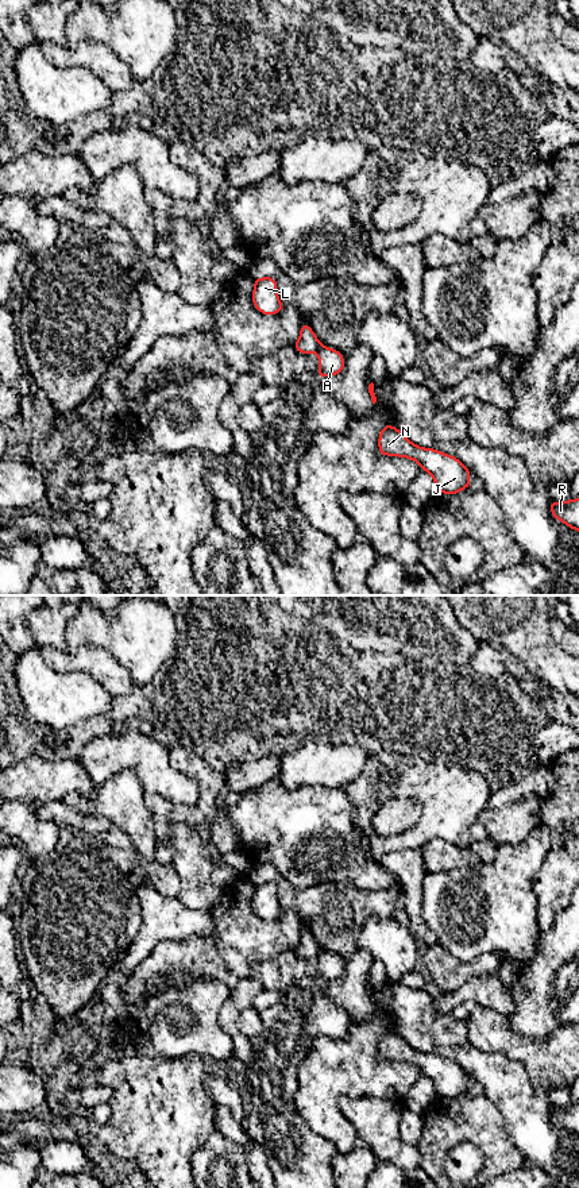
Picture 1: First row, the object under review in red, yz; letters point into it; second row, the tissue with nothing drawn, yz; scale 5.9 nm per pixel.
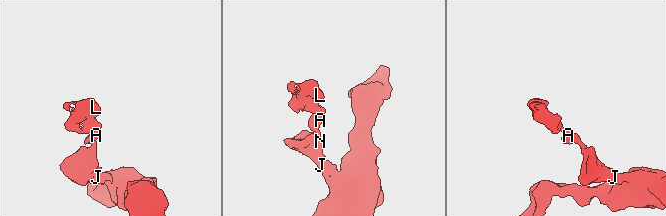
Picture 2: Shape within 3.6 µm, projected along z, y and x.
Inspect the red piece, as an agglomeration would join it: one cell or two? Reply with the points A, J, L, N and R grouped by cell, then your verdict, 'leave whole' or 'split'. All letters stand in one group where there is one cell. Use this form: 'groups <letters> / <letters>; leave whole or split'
groups A J N R / L; split

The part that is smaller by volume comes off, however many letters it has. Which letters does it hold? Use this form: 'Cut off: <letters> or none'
Cut off: L

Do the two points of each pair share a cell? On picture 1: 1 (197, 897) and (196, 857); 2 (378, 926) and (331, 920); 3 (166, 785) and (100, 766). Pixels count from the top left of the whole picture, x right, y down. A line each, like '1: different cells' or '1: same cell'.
1: same cell
2: different cells
3: same cell

